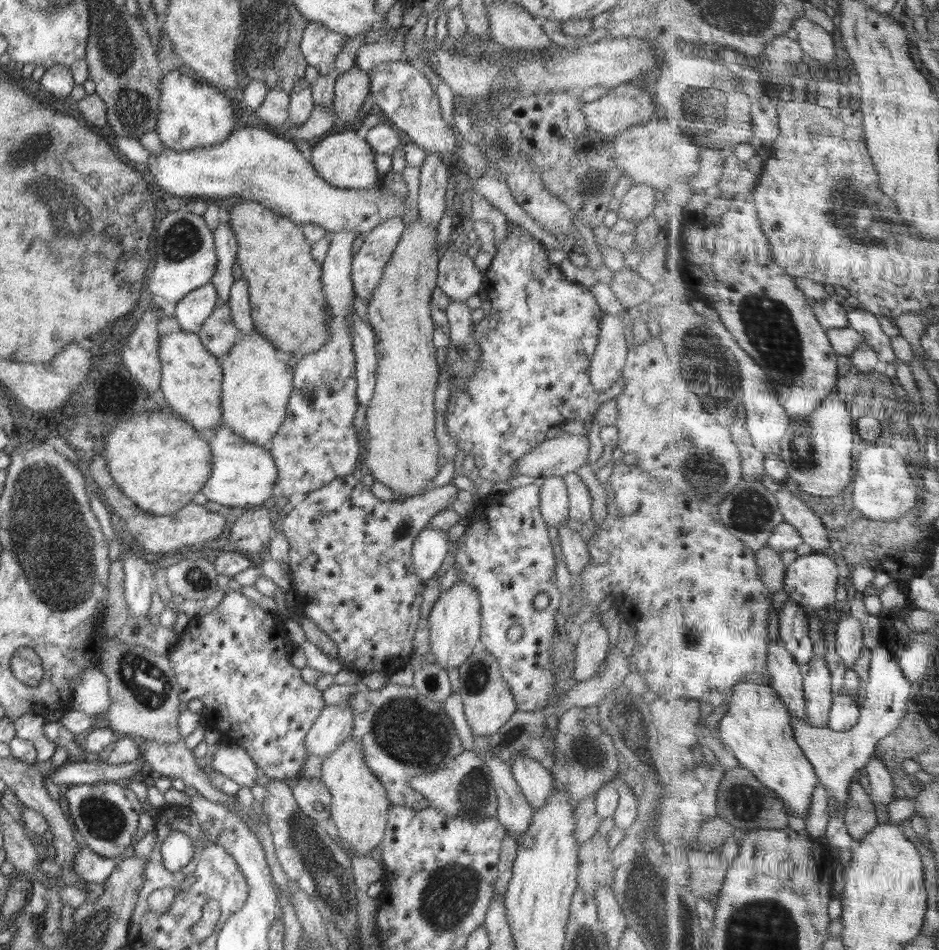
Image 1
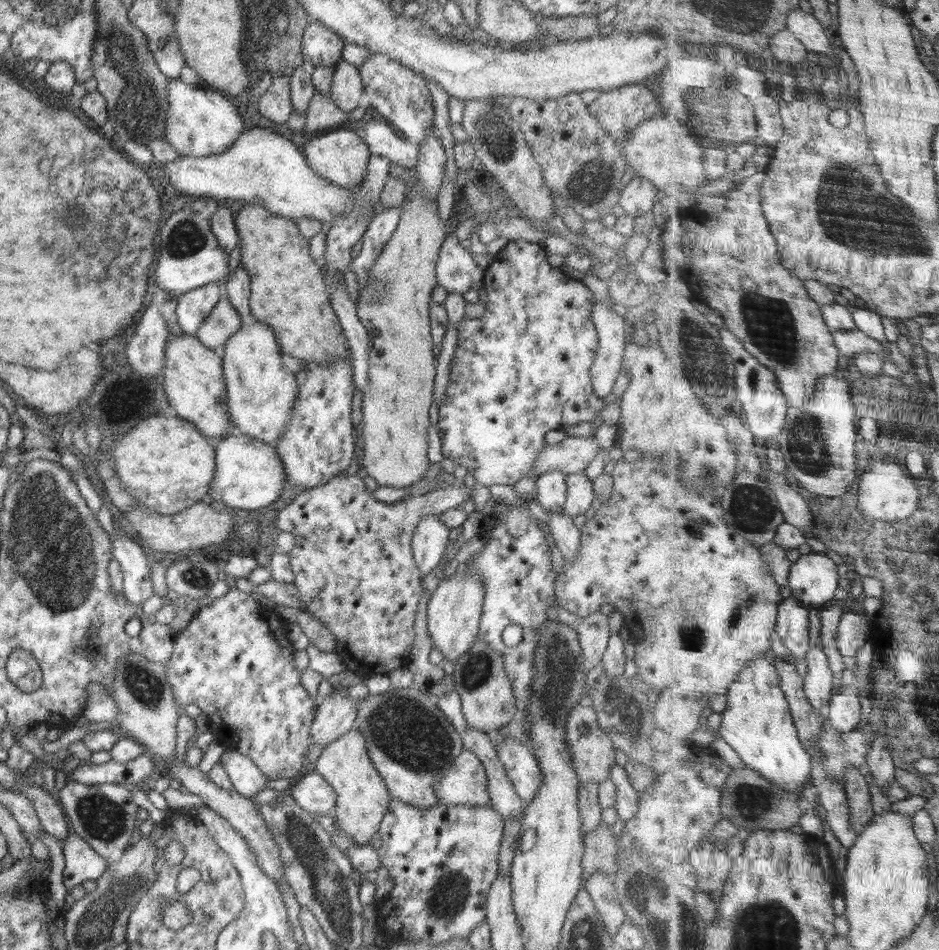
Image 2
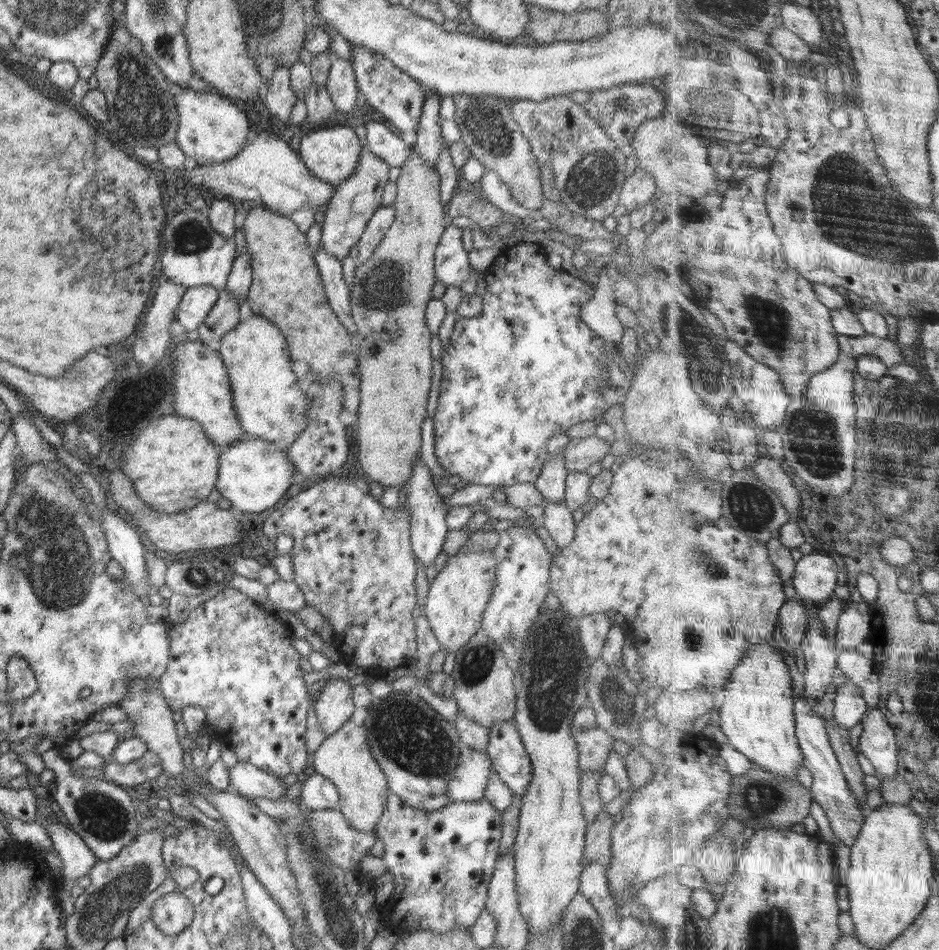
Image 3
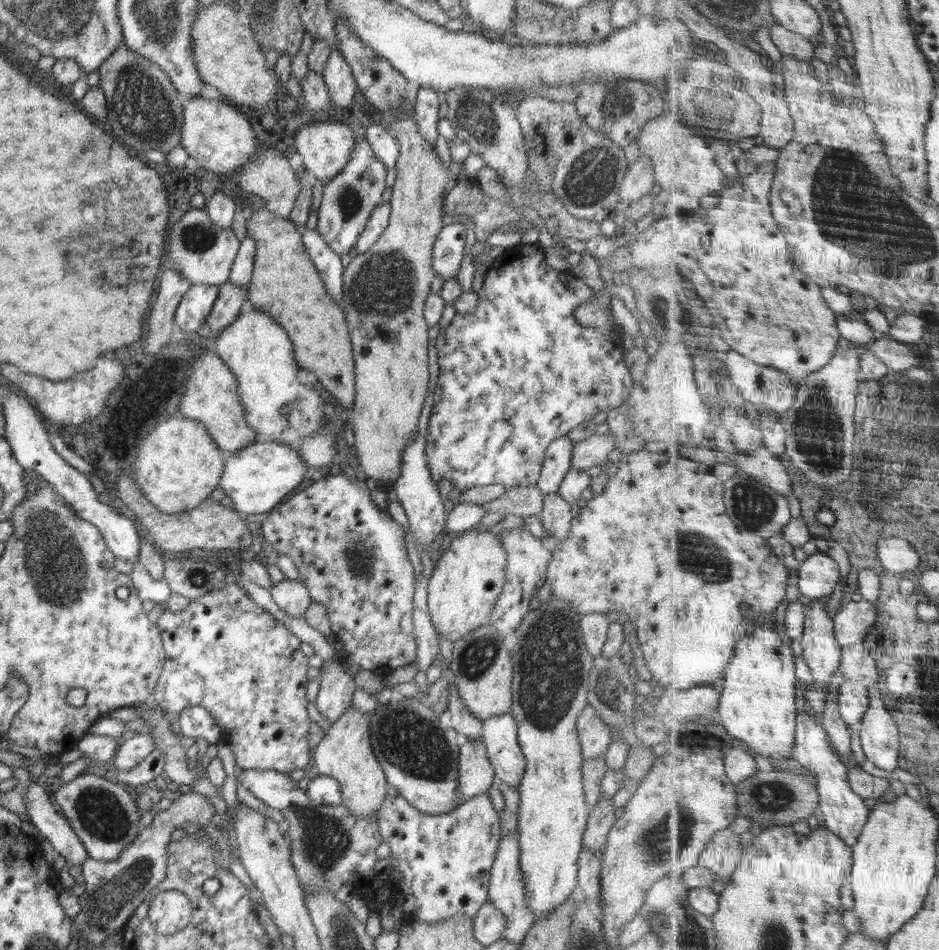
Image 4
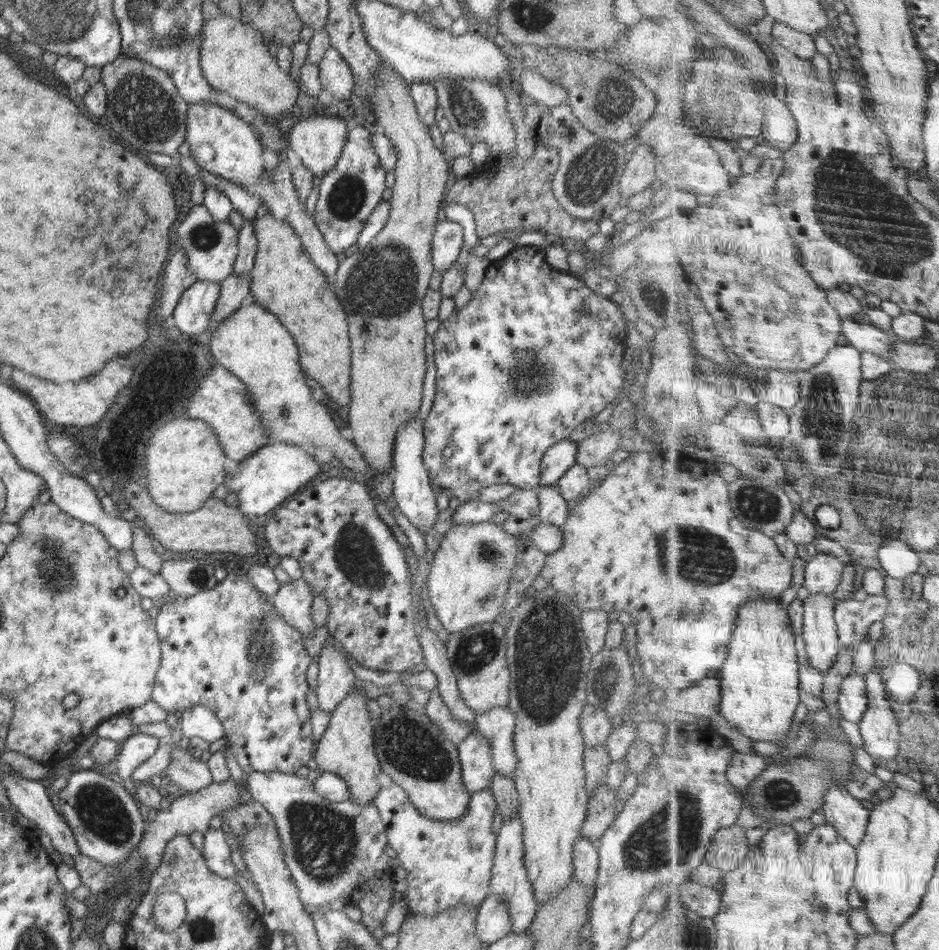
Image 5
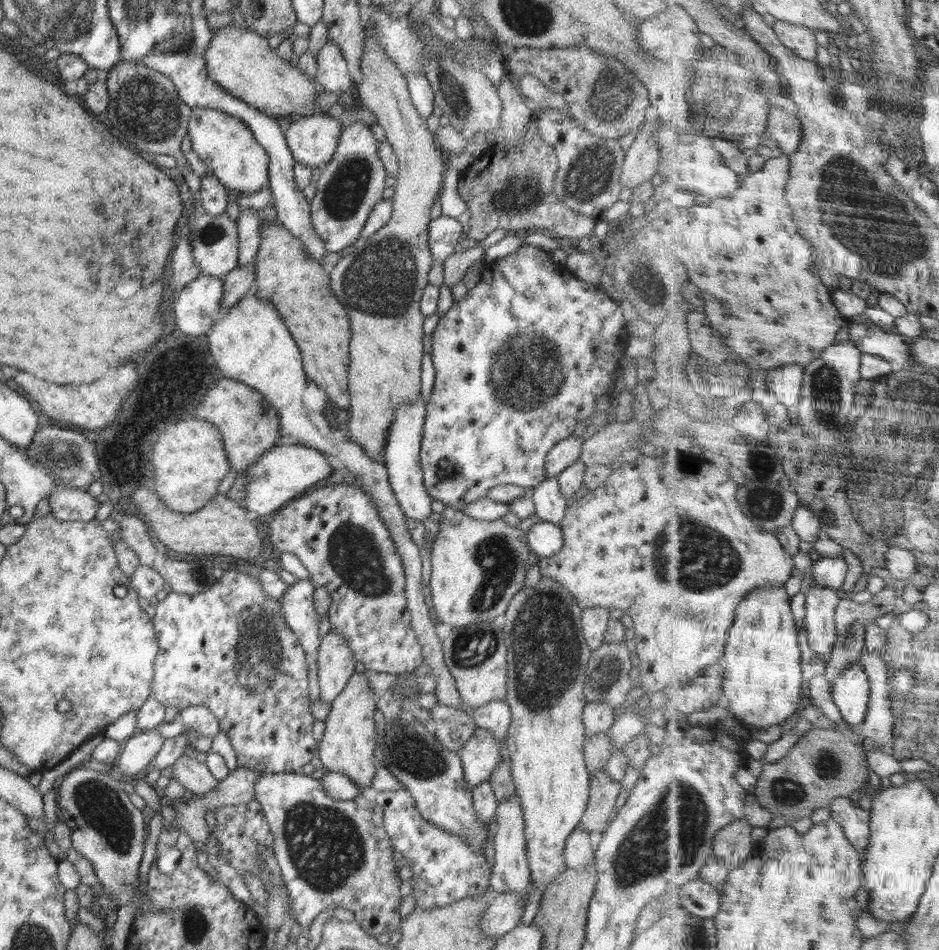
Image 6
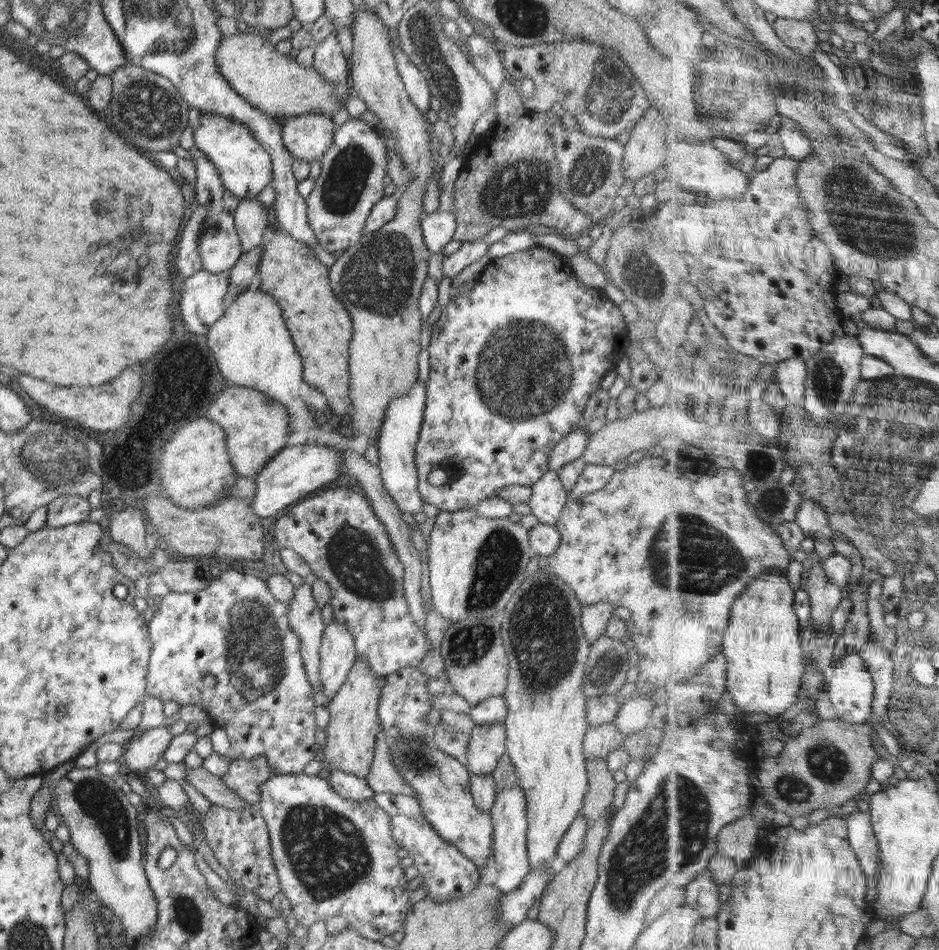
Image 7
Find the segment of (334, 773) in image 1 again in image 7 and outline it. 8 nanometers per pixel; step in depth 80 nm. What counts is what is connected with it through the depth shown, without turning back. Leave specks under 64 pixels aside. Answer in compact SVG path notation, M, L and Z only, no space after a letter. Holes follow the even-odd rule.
M356 657L344 684L326 704L330 722L325 728L327 739L323 756L332 770L342 770L363 779L370 776L376 735L380 731L378 707L382 688L378 684L379 677L362 657Z

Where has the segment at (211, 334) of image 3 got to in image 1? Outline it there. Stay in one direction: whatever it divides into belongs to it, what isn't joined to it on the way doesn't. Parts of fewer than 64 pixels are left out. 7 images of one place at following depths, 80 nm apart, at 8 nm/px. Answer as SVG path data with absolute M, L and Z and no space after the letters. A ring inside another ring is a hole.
M229 303L218 304L210 317L202 324L197 333L204 348L222 362L230 348L240 337L238 328L234 326Z

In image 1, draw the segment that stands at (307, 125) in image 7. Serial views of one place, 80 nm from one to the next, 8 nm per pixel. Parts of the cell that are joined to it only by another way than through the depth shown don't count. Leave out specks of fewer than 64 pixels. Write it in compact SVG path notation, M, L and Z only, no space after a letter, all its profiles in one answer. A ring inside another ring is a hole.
M355 131L327 134L313 148L309 161L326 182L338 188L379 189L380 179L375 167L373 148Z

